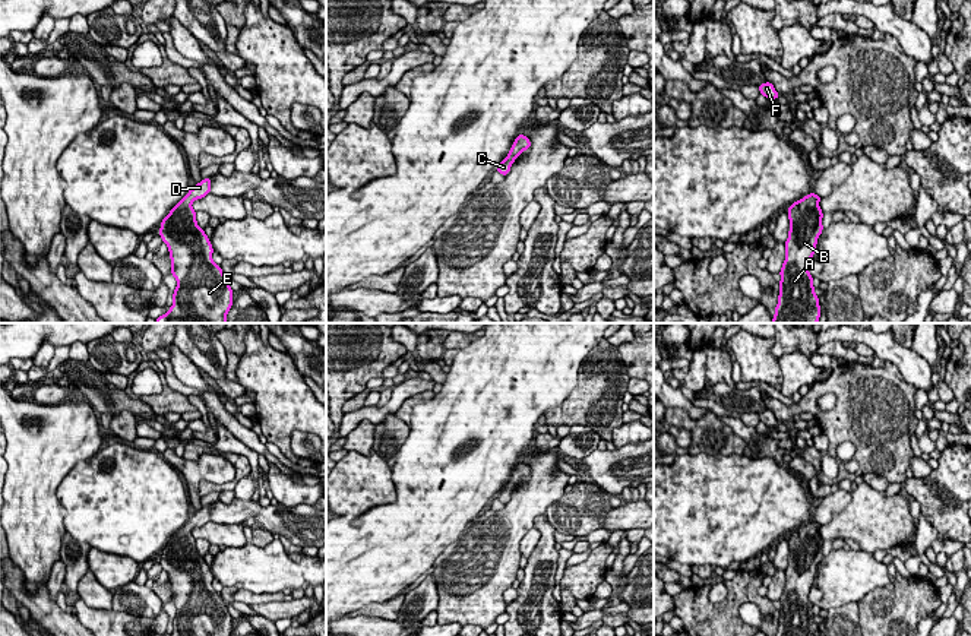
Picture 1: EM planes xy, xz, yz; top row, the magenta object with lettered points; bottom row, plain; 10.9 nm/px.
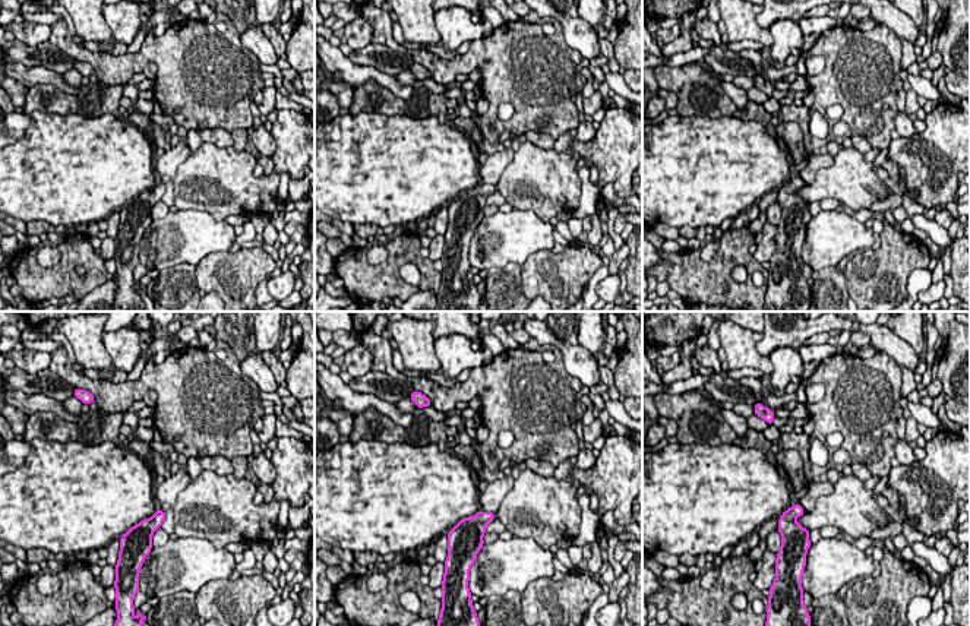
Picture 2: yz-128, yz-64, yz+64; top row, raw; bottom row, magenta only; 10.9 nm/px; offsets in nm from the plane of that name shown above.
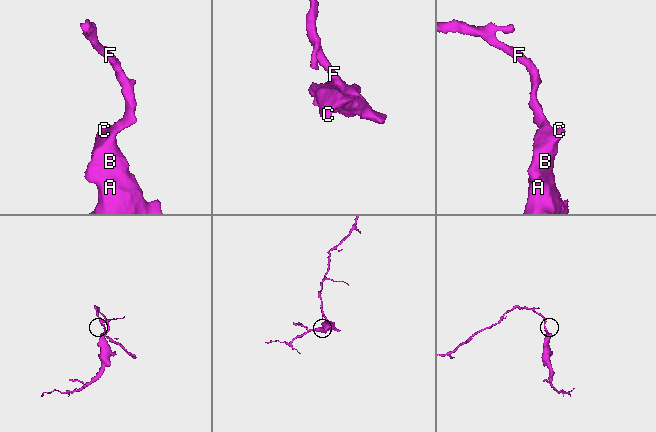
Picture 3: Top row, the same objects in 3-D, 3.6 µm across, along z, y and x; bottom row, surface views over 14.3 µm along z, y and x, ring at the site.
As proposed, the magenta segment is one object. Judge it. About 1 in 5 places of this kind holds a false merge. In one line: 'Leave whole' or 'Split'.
Leave whole

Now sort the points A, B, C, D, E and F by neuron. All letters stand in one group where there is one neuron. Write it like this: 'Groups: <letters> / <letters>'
Groups: A B C D E F

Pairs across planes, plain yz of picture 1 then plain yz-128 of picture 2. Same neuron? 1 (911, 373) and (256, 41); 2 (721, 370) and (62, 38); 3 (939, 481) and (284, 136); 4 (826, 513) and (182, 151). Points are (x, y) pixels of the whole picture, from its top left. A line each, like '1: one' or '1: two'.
1: one
2: one
3: one
4: one

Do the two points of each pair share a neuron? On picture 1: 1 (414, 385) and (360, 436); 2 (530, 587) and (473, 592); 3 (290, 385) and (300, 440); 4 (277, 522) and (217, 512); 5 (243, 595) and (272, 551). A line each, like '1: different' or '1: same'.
1: different
2: different
3: different
4: same
5: different

